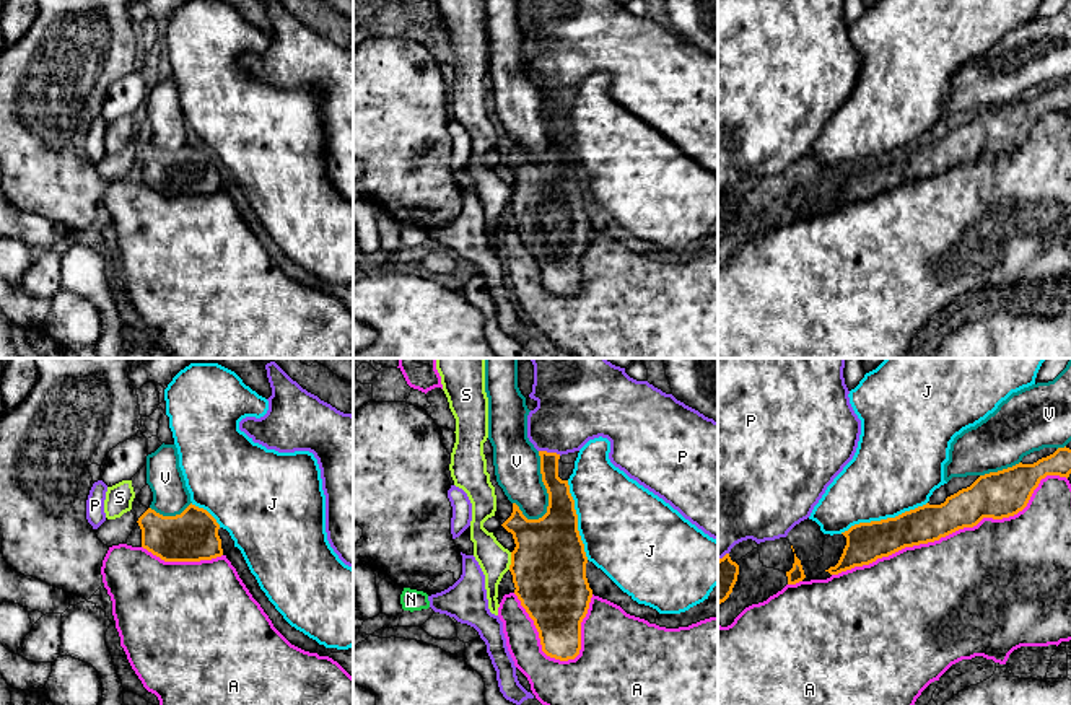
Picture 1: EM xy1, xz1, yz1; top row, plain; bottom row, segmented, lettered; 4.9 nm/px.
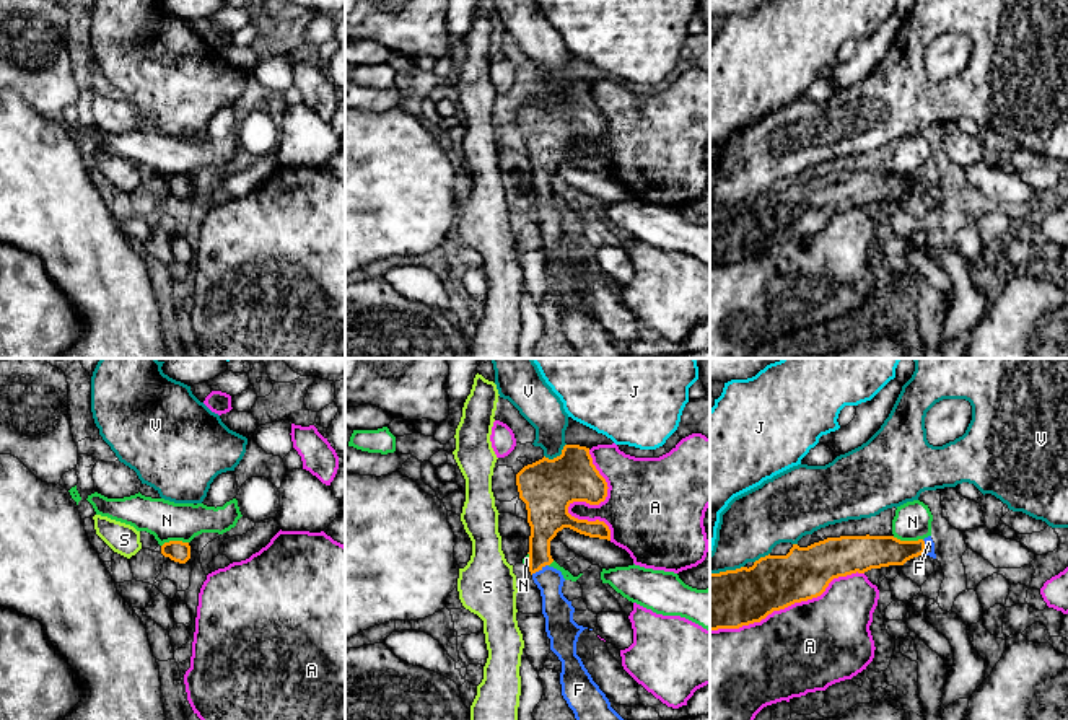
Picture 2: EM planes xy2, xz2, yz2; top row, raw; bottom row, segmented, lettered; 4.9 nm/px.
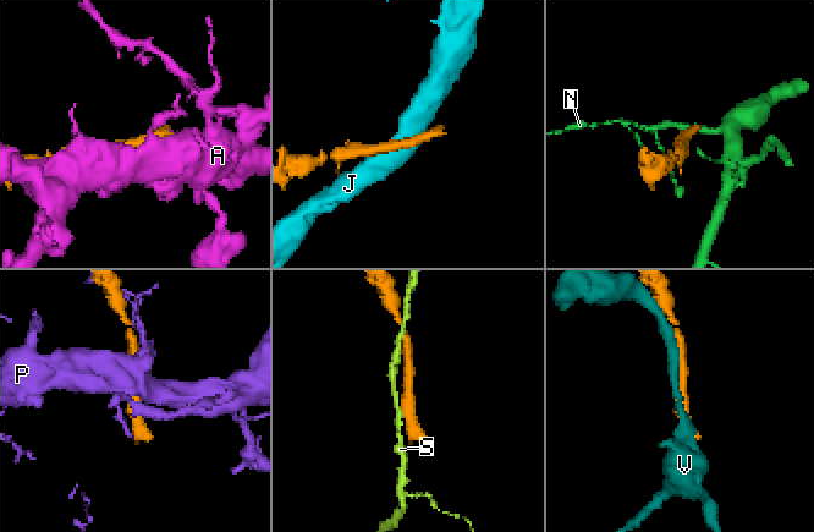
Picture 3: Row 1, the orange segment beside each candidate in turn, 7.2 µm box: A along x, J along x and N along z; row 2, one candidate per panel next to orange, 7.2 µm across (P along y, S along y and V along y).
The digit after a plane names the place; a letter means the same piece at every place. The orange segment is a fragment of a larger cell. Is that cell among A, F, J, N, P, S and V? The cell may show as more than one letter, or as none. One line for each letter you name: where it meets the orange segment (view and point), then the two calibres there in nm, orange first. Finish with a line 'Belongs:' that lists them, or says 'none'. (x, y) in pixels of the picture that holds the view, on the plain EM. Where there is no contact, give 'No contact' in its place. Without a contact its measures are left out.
F: Touches orange at xz2 (539, 204). Thickness 170 nm (orange) against 150 nm
Belongs: F

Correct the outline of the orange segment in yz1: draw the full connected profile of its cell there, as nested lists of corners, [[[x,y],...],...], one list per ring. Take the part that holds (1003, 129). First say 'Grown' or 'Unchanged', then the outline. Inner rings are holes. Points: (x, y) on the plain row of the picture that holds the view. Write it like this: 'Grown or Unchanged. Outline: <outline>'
Unchanged. Outline: [[[1058,83],[1034,99],[980,111],[941,140],[923,140],[895,153],[859,158],[842,168],[846,181],[830,210],[863,202],[905,182],[939,176],[959,164],[973,163],[983,153],[1003,155],[1022,147],[1047,111],[1069,112],[1071,85]]]

